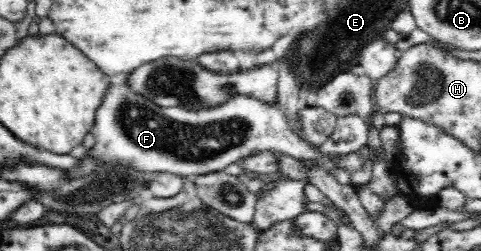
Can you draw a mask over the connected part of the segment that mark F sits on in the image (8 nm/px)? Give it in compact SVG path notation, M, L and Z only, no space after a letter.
M127 81L117 86L108 82L91 133L95 138L92 153L81 158L77 166L69 167L65 172L67 177L94 173L101 165L125 165L143 172L167 172L192 178L223 171L229 164L263 151L283 153L297 160L317 160L321 156L319 149L307 145L293 132L277 103L267 104L239 94L203 110L167 108L135 94Z

